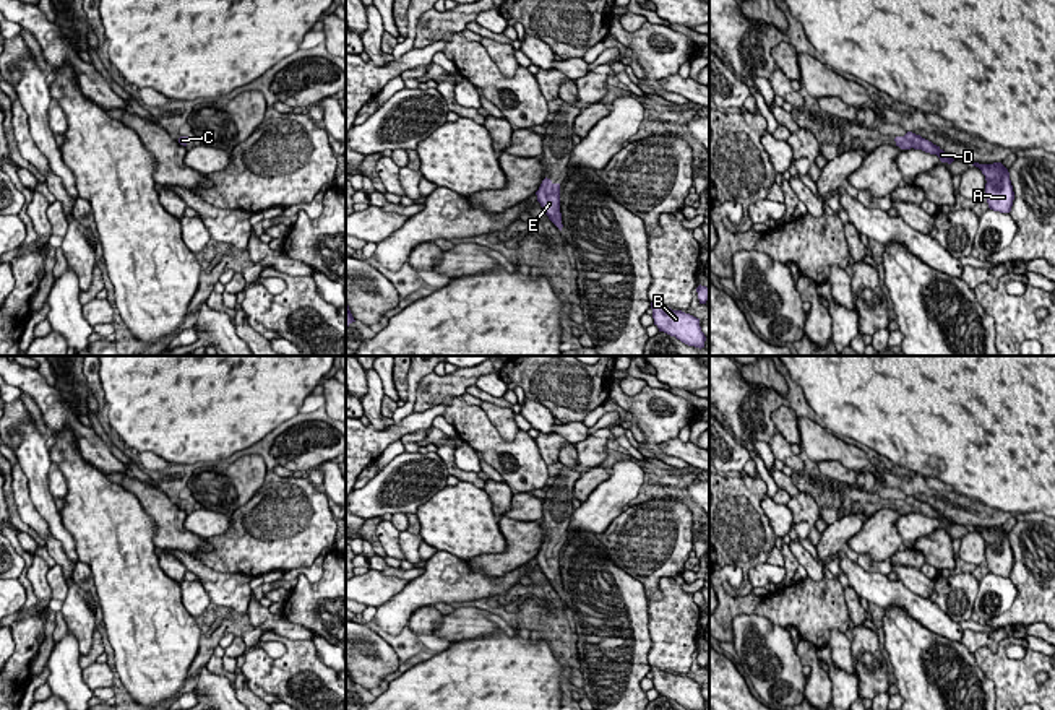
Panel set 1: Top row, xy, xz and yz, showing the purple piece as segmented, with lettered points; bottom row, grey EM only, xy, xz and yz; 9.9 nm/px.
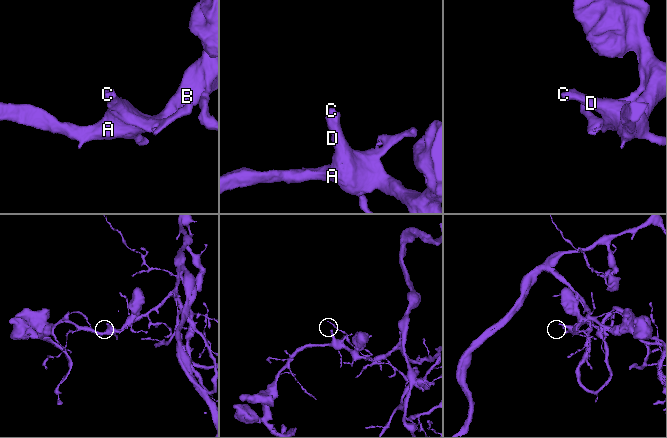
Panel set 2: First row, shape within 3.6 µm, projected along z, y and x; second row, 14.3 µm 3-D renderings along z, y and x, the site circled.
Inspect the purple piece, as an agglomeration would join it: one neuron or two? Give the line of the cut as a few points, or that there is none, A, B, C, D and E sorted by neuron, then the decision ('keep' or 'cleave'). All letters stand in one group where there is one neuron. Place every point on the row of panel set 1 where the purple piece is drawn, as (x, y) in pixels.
no cut; A B C D E; keep

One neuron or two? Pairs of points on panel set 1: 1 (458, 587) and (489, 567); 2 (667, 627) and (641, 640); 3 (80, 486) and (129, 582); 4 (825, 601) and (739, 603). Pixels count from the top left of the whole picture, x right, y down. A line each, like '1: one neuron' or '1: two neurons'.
1: two neurons
2: two neurons
3: one neuron
4: one neuron

